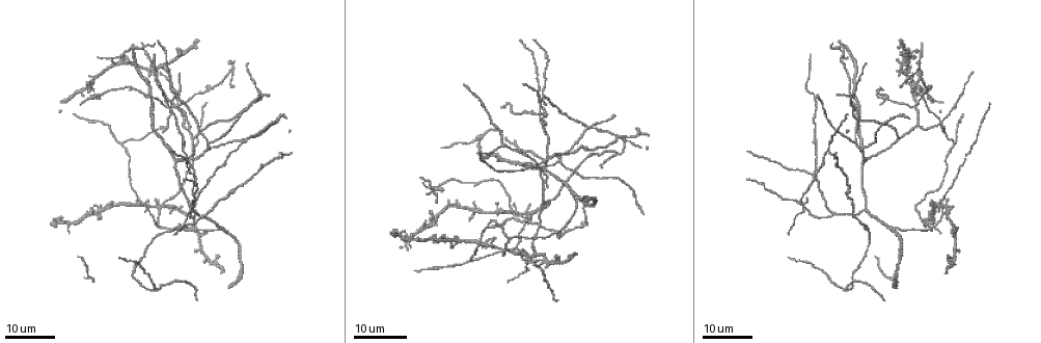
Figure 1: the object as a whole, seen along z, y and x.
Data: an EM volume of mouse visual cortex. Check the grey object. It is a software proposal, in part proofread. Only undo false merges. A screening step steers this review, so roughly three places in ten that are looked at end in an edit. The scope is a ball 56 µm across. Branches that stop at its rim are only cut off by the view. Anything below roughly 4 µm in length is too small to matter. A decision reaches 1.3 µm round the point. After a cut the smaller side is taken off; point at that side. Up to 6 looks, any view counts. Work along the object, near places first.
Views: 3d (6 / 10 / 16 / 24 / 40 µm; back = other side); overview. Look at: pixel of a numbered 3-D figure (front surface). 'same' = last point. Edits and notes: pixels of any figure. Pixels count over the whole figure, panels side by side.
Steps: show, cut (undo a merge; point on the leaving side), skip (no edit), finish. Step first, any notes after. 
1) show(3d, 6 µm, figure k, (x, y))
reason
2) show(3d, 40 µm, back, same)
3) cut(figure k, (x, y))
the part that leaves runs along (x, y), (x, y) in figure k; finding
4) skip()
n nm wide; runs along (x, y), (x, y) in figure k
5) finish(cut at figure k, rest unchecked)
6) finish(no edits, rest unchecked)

show(3d, 16 µm, figure 1, (509, 238))
branch point

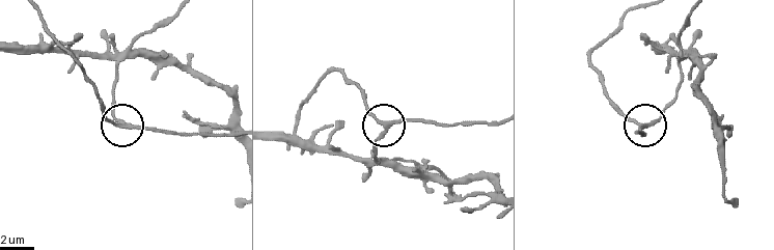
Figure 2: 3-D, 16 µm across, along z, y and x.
show(3d, 10 µm, figure 2, (120, 124))

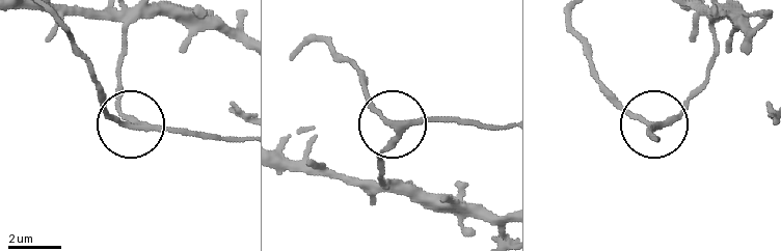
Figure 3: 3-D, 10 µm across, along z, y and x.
show(3d, 10 µm, back, figure 3, (129, 124))

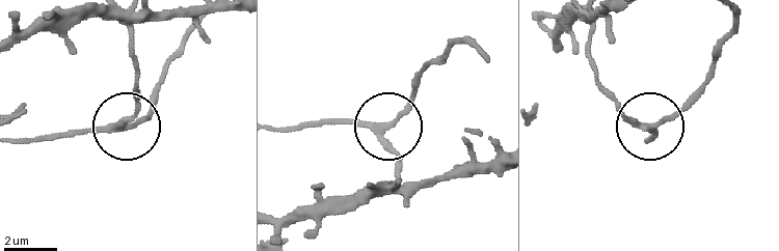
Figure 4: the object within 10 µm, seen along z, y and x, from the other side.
skip()
3 arms; runs along (14, 138), (121, 129), (134, 105), (134, 87) in figure 4; all the same neuron

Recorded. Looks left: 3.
show(3d, 16 µm, figure 1, (191, 208))
three-way junction

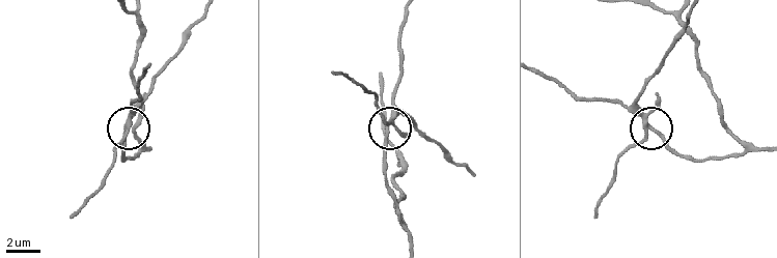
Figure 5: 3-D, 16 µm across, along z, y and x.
show(3d, 10 µm, figure 5, (644, 128))

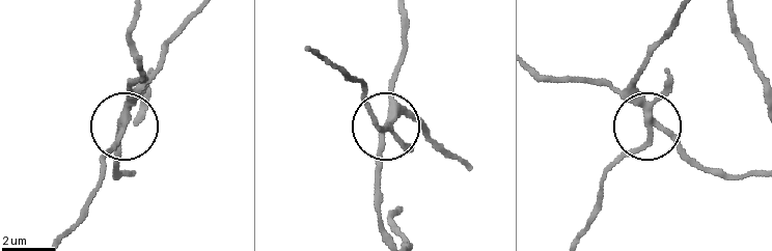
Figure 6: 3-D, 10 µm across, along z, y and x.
cut(figure 6, (373, 117))
the part that leaves runs along (390, 126), (377, 118), (359, 81), (310, 54) in figure 6; two neurons meet here

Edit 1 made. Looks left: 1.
finish(cut at figure 6, rest unchecked)

